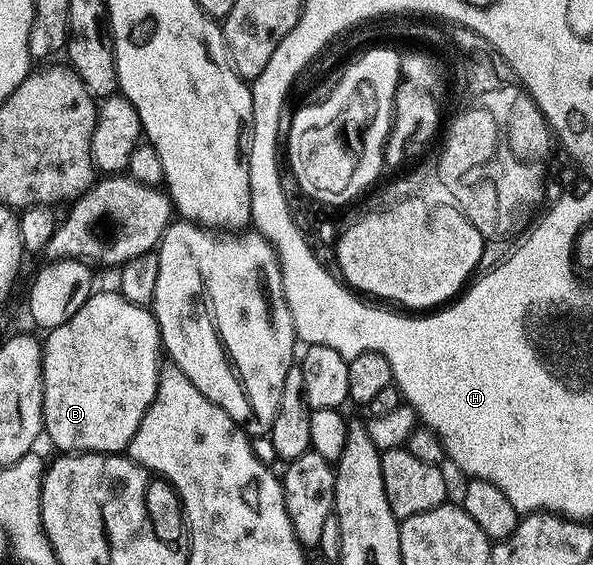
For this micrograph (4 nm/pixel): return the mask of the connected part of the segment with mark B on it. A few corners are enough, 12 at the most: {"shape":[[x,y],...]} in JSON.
{"shape":[[95,291],[41,344],[45,437],[122,454],[157,391],[154,312]]}

